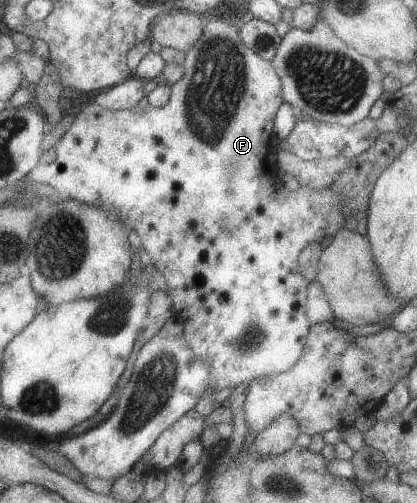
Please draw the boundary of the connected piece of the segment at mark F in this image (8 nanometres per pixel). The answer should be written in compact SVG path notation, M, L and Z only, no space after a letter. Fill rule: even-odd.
M216 16L209 17L203 35L184 53L182 63L184 71L179 82L172 86L172 98L165 107L157 108L151 102L144 100L140 105L131 109L111 110L103 108L95 102L87 105L77 116L71 129L57 147L56 160L51 163L42 163L37 166L29 176L29 181L51 186L61 196L69 196L82 204L99 206L111 214L117 214L128 230L133 230L141 239L143 253L158 267L158 271L164 276L168 286L168 294L174 303L174 315L182 325L182 338L191 346L195 355L211 366L208 389L220 391L221 389L237 387L242 382L249 382L261 376L287 372L299 358L310 322L305 316L306 289L308 282L301 276L297 266L297 256L303 246L309 242L319 242L324 245L326 239L335 236L339 228L344 228L345 218L341 214L343 198L339 190L335 188L299 188L286 191L281 184L281 179L275 171L275 162L265 160L265 154L269 152L267 146L276 145L273 133L273 116L283 103L279 78L269 61L262 60L253 50L249 50L239 40L239 30L233 24L221 22Z

